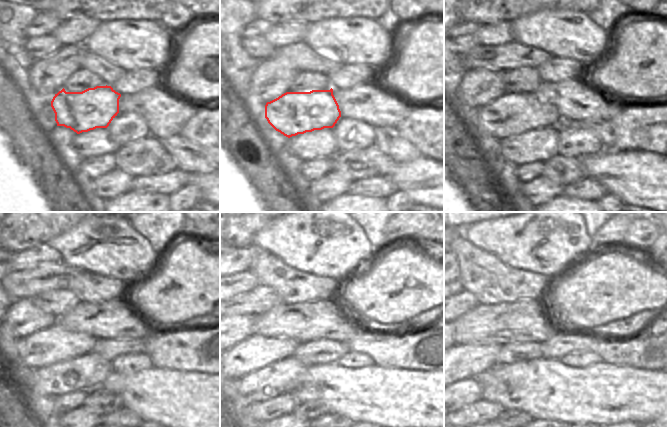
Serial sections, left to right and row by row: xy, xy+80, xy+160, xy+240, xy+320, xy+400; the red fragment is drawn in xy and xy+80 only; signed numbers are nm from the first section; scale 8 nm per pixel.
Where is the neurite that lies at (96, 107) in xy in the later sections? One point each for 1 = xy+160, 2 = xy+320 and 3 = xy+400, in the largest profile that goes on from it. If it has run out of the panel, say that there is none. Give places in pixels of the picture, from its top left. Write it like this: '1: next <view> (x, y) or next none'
1: next xy+160 (510, 114)
2: next xy+320 (244, 357)
3: next xy+400 (464, 361)

